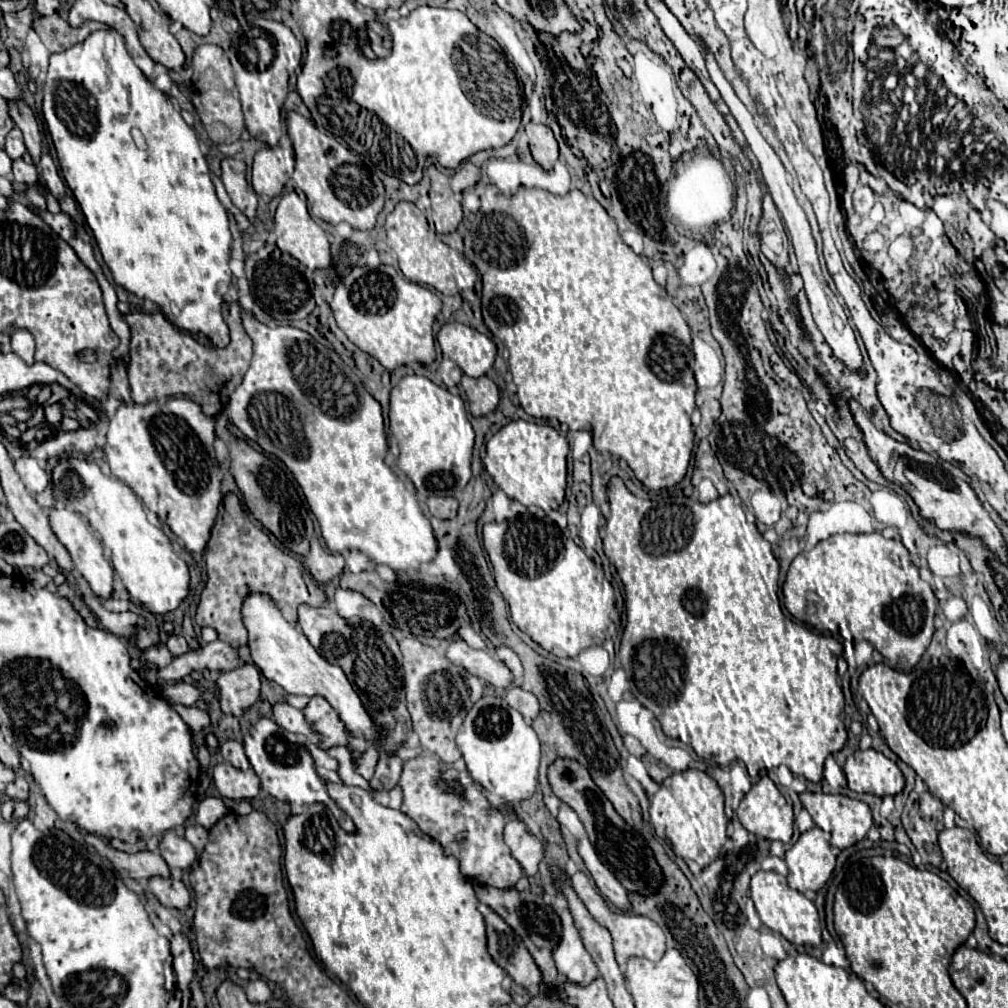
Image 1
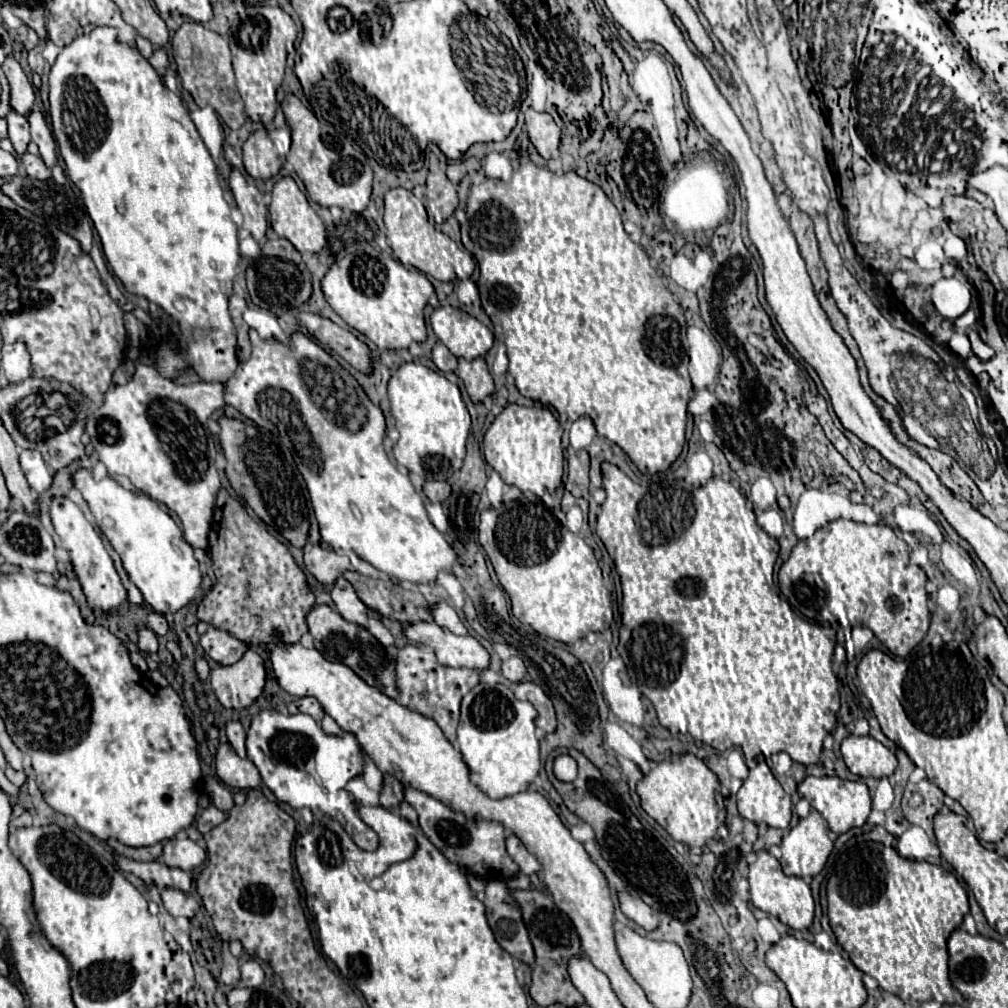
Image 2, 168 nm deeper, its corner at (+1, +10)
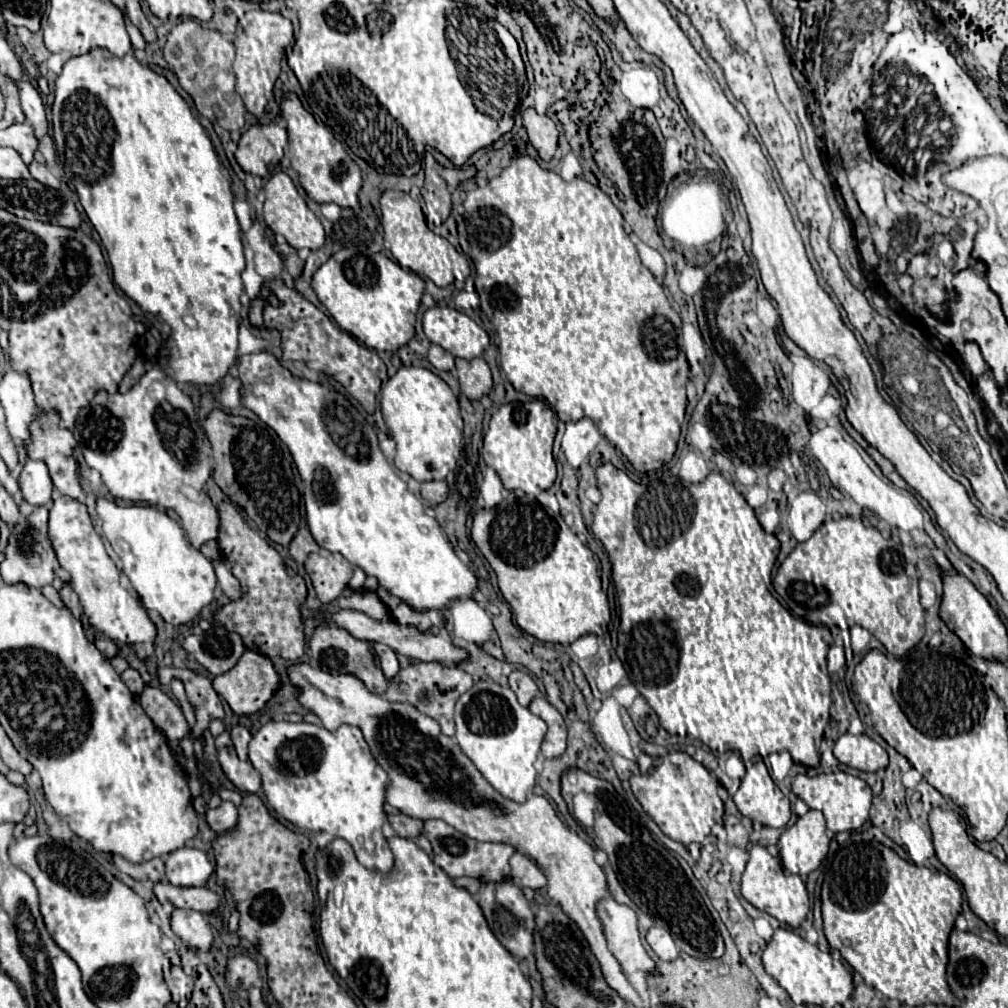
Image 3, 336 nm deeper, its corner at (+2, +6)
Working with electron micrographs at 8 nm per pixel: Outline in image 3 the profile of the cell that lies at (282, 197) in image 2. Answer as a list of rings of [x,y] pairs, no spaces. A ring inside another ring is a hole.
[[[275,173],[265,185],[265,203],[263,203],[263,219],[273,233],[279,233],[287,239],[287,243],[295,249],[319,249],[325,243],[325,233],[321,221],[307,207],[305,199],[297,193],[291,177],[287,173]]]

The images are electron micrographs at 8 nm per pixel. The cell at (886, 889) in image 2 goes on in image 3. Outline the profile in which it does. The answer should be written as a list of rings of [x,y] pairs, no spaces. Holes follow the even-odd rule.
[[[855,833],[851,835],[837,835],[833,839],[833,849],[829,851],[829,855],[825,857],[825,861],[821,863],[821,871],[823,871],[823,885],[821,885],[821,911],[823,911],[823,931],[825,937],[829,941],[829,945],[833,949],[837,949],[843,959],[865,979],[867,985],[875,987],[877,991],[881,991],[885,997],[889,999],[897,999],[903,1005],[925,1005],[925,1003],[933,1003],[933,1005],[955,1005],[955,995],[951,993],[947,981],[945,981],[945,967],[947,967],[947,941],[949,941],[949,933],[953,929],[955,917],[961,911],[961,889],[957,885],[955,879],[951,879],[947,873],[941,873],[937,869],[927,869],[927,867],[917,867],[905,859],[901,859],[893,849],[883,847],[879,841],[863,841],[857,839]]]

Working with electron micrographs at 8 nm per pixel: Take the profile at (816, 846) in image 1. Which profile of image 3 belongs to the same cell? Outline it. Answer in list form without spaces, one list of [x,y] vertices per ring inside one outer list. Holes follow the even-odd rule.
[[[809,809],[797,819],[793,827],[787,827],[777,841],[779,859],[789,873],[807,877],[819,867],[829,851],[829,837],[825,817],[821,811]]]

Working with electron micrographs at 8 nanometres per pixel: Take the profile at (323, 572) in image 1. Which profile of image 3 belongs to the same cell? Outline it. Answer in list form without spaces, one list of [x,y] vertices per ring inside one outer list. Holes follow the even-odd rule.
[[[321,549],[319,553],[311,553],[307,557],[305,571],[309,571],[315,593],[323,605],[335,601],[343,593],[353,575],[349,561],[325,549]]]

